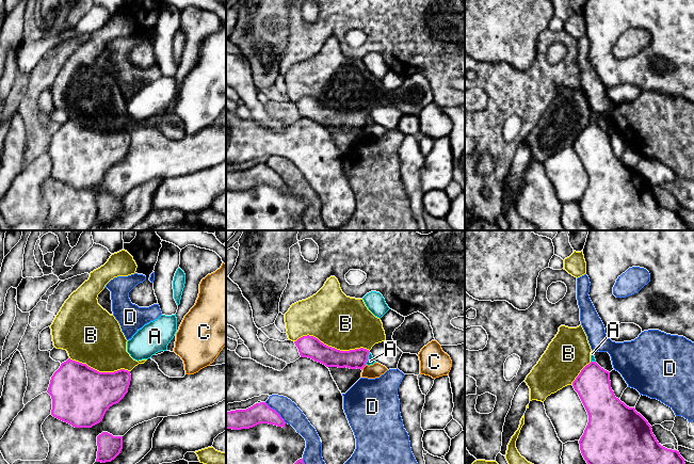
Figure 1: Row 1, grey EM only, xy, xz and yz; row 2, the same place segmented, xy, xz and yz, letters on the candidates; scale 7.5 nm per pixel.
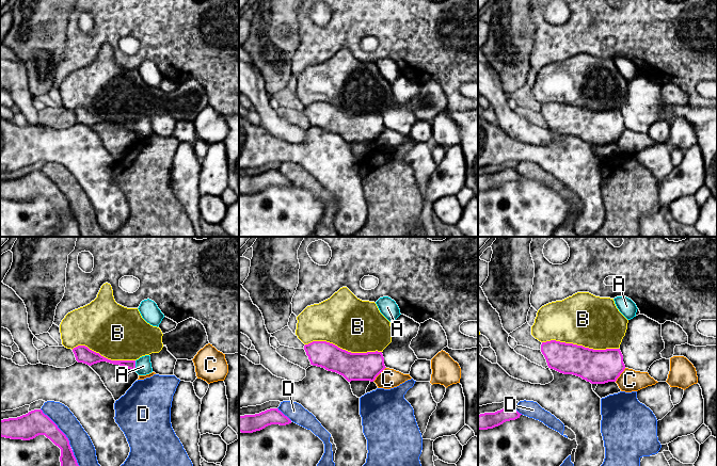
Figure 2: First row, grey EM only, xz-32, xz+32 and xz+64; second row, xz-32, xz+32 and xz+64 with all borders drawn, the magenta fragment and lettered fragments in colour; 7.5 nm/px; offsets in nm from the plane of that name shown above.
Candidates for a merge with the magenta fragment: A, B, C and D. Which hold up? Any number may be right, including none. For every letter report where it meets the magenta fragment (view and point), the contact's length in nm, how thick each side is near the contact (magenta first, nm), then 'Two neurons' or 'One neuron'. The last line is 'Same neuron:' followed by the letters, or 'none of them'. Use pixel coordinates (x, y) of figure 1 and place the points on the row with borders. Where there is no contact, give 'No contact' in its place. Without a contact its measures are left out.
A: Touches magenta at xz (367, 357). Shared border 110 nm. Thickness 140 nm (magenta) against 50 nm. Two neurons
B: Touches magenta at xz (331, 347). Shared border 550 nm. Thickness 160 nm (magenta) against 400 nm. Two neurons
C: Touches magenta at xz (364, 366). Shared border 50 nm. Thickness 140 nm (magenta) against 110 nm. Two neurons
D: Touches magenta at xz (276, 412). Shared border 220 nm. Thickness 160 nm (magenta) against 150 nm. Two neurons
Same neuron: none of them

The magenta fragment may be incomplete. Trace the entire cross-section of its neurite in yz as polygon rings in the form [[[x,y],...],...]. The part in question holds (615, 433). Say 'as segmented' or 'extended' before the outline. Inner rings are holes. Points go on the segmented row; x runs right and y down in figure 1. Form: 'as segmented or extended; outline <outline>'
as segmented; outline [[[596,362],[586,365],[572,382],[588,415],[588,422],[579,444],[587,464],[685,464],[679,451],[659,444],[648,421],[615,397],[610,372]]]

